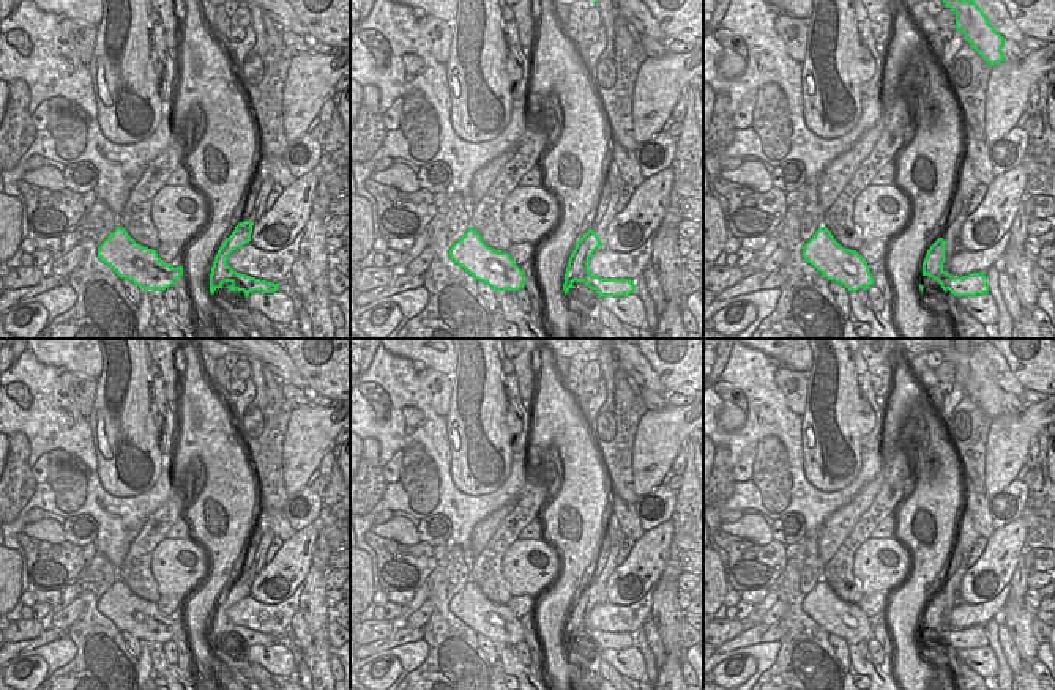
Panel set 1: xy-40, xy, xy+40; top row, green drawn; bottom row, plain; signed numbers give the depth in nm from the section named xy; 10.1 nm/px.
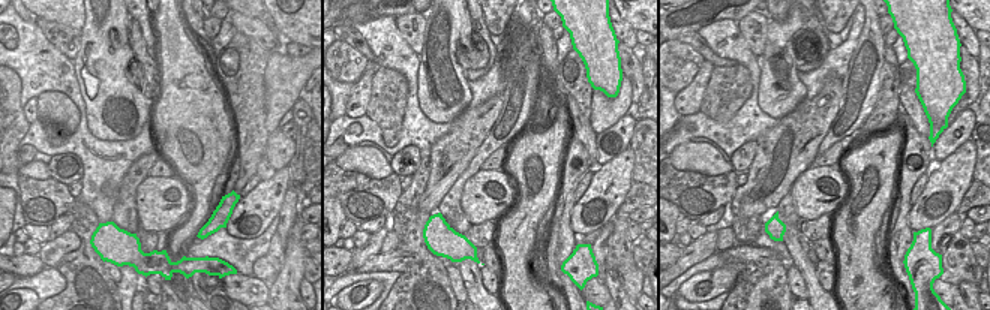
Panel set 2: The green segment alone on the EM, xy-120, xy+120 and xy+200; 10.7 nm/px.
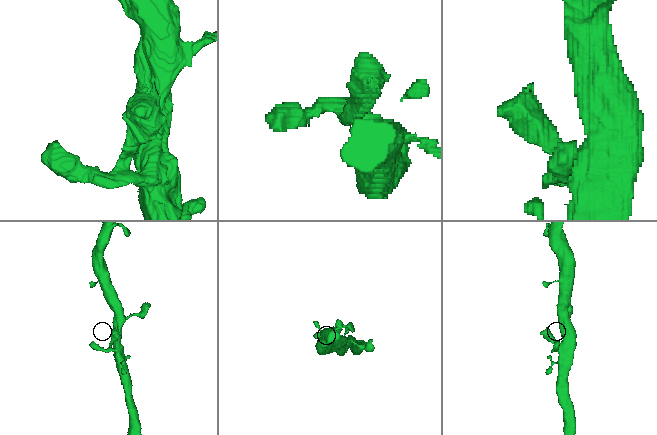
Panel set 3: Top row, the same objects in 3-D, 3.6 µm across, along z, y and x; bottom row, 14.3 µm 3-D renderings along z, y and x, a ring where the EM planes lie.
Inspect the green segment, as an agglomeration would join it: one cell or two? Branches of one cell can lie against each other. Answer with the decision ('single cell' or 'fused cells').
single cell

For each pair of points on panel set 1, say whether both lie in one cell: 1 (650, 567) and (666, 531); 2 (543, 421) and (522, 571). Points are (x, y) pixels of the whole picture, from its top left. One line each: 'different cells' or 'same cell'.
1: same cell
2: different cells

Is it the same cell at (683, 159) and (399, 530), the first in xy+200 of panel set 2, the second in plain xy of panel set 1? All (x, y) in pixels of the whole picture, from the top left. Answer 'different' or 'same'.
same

